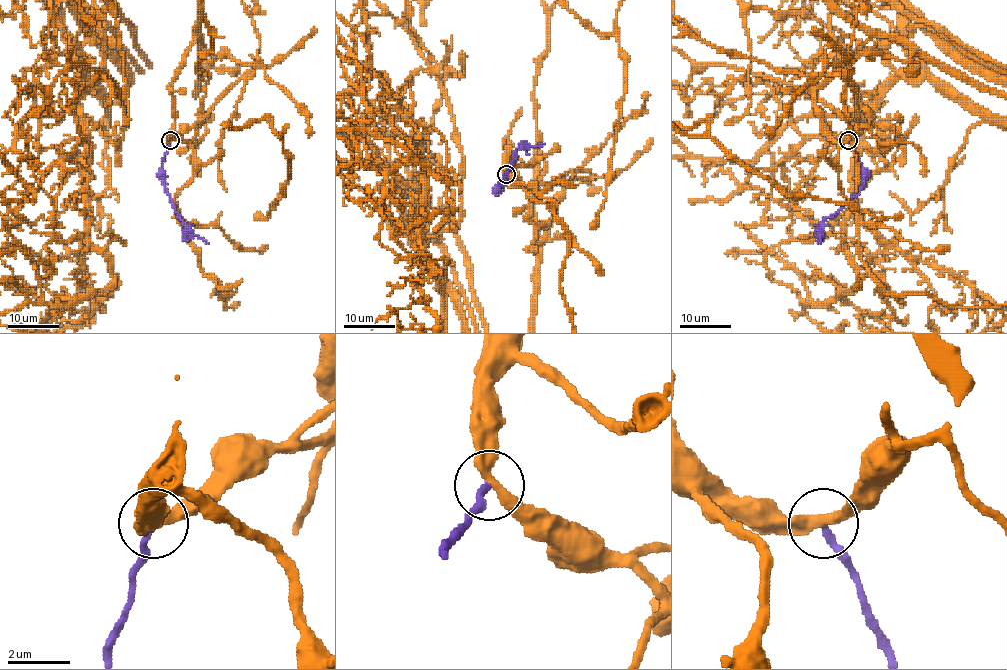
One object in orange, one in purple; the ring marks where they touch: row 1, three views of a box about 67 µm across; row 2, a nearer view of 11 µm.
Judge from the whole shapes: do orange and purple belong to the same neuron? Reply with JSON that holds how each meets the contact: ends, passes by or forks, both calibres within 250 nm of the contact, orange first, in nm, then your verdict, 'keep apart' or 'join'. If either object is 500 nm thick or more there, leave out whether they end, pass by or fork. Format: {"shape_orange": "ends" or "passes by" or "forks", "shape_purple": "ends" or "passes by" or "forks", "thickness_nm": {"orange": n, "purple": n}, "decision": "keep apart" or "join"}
{"shape_orange": "passes by", "shape_purple": "ends", "thickness_nm": {"orange": 360, "purple": 200}, "decision": "keep apart"}

